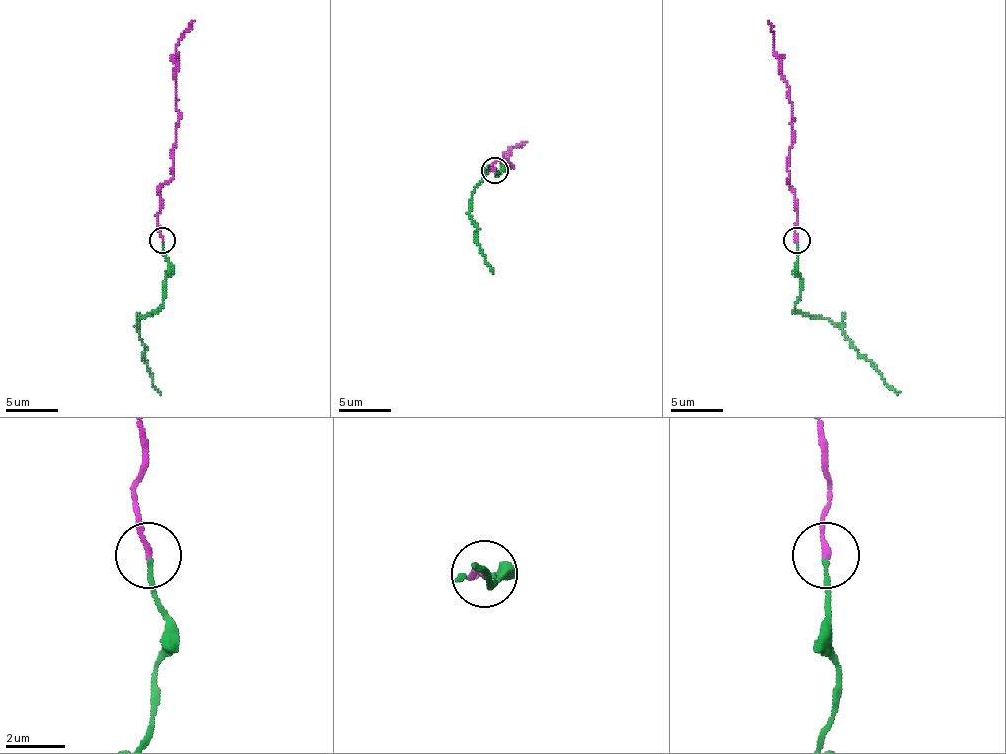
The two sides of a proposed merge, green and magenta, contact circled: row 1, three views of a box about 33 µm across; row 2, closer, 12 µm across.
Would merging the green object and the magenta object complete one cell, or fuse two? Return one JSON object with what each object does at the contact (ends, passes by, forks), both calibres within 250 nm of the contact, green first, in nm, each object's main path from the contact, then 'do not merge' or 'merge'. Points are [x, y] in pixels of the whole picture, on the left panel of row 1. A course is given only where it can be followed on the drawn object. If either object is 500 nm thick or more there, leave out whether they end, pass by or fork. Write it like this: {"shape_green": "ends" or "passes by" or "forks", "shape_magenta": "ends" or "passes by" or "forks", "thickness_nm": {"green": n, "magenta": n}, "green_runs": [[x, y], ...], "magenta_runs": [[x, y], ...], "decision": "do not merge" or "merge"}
{"shape_green": "ends", "shape_magenta": "ends", "thickness_nm": {"green": 160, "magenta": 180}, "green_runs": [[163, 242], [168, 263], [165, 297], [157, 307], [139, 318], [136, 328], [152, 384], [160, 392]], "magenta_runs": [[163, 239], [157, 213], [160, 189], [173, 176], [178, 121], [176, 45], [194, 21]], "decision": "merge"}

